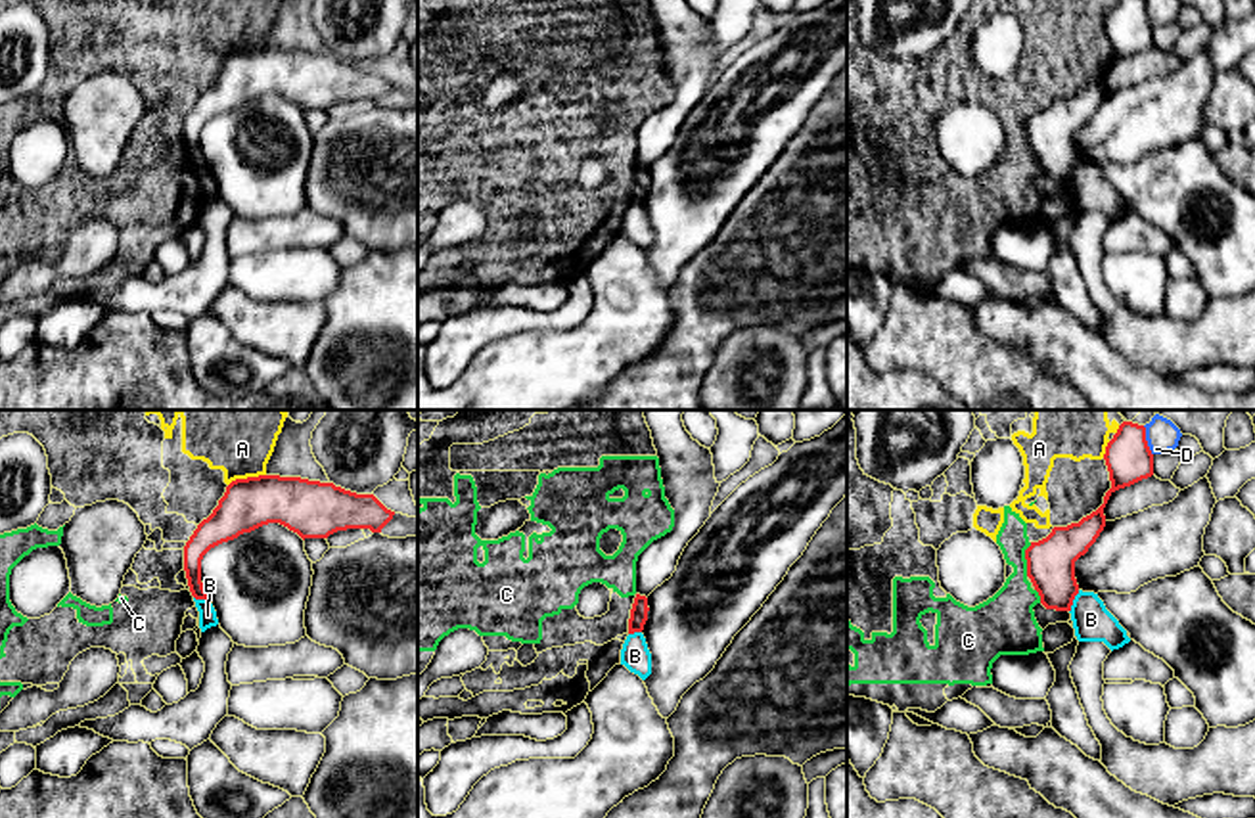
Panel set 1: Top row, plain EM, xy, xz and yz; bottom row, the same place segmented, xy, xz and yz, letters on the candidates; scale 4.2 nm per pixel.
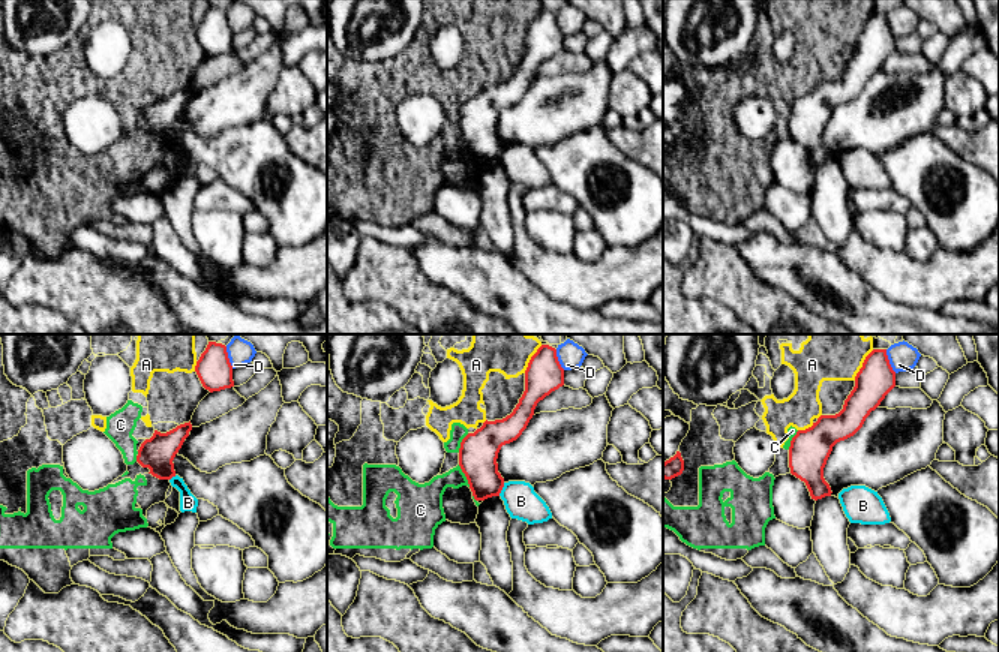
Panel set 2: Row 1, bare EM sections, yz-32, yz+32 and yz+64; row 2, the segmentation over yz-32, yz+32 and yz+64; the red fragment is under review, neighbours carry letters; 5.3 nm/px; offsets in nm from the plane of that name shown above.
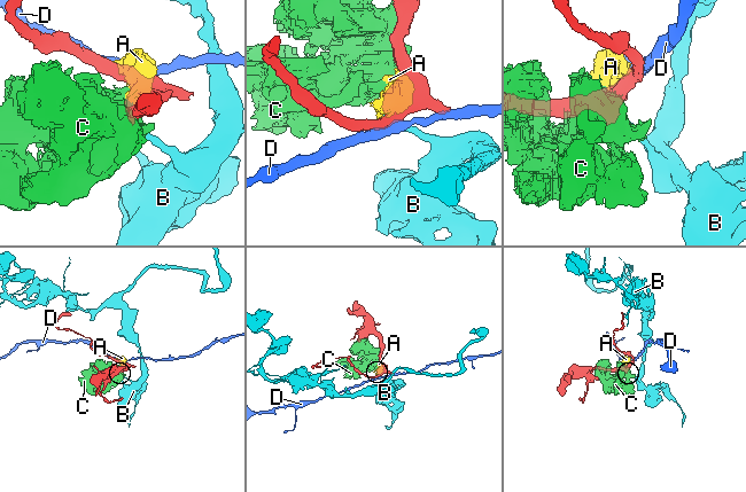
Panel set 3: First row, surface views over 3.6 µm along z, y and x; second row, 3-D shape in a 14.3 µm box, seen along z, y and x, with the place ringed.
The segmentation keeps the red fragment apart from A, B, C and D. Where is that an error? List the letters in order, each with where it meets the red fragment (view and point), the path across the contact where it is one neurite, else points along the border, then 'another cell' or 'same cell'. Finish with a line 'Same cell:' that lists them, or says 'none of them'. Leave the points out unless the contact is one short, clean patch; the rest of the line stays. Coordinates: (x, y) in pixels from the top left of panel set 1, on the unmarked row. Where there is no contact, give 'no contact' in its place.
A: meets red in xy at (248, 48); another cell
B: meets red in yz at (1072, 173); border along yz (1079, 161), (1070, 182); another cell
C: meets red in yz at (1026, 129); another cell
D: meets red in yz at (1146, 14); another cell
Same cell: none of them

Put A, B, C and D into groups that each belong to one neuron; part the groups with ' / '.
A C / B / D

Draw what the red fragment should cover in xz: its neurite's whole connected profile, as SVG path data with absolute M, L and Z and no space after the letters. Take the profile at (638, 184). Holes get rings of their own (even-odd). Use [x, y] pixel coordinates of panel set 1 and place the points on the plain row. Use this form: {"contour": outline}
{"contour": "M636 165L628 190L628 205L644 201L644 195L648 192L648 182L650 182L648 169Z"}

